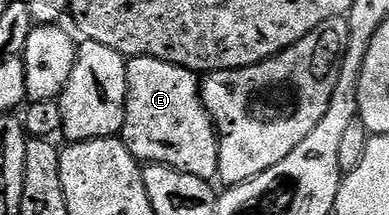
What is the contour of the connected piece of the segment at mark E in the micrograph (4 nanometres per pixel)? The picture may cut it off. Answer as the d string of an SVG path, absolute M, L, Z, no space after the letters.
M134 57L126 67L126 111L124 125L118 134L130 155L141 163L149 165L165 165L171 169L182 171L186 175L198 175L198 179L211 182L218 174L220 158L220 138L211 115L200 98L201 78L186 67L178 67L174 63L166 63L153 57Z

